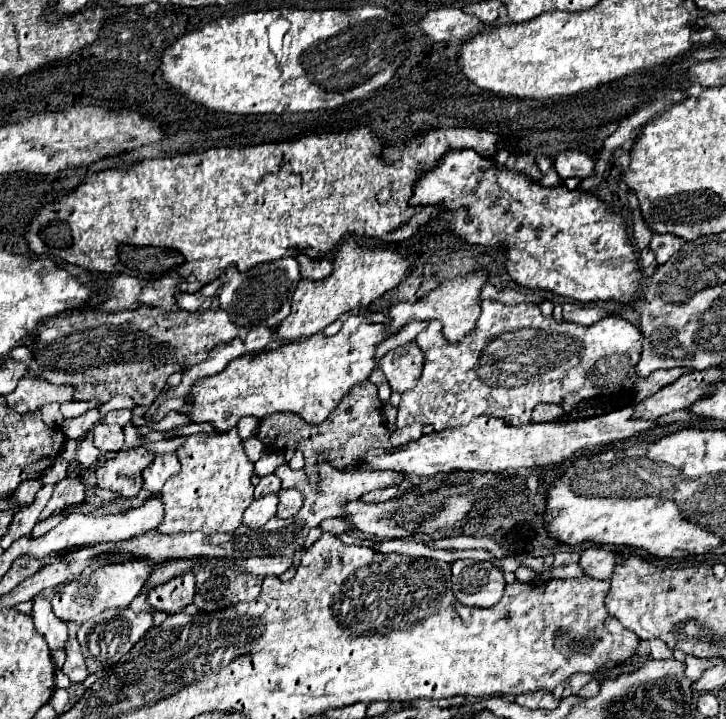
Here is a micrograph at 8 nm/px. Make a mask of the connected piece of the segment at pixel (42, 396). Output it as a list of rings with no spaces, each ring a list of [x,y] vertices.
[[[21,378],[17,388],[5,396],[7,406],[11,406],[19,414],[35,412],[51,402],[67,402],[73,396],[73,386],[57,386],[49,384],[41,378]]]

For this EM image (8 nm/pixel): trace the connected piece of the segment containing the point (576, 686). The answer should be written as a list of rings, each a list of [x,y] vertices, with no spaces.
[[[588,673],[574,674],[569,680],[569,687],[571,688],[572,695],[578,695],[579,690],[596,677],[595,674]]]

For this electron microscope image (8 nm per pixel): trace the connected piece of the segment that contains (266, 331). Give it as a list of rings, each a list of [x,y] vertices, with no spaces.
[[[259,326],[255,330],[249,330],[245,334],[245,348],[247,352],[261,352],[265,348],[271,348],[277,344],[277,338],[273,338],[273,330],[269,326]]]

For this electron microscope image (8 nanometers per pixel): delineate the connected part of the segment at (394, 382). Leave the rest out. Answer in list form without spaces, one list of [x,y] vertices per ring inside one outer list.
[[[415,342],[403,344],[395,350],[389,350],[383,358],[381,358],[381,370],[387,376],[393,392],[403,394],[405,390],[411,390],[415,386],[415,382],[419,380],[417,376],[423,370],[423,354],[417,348]]]

